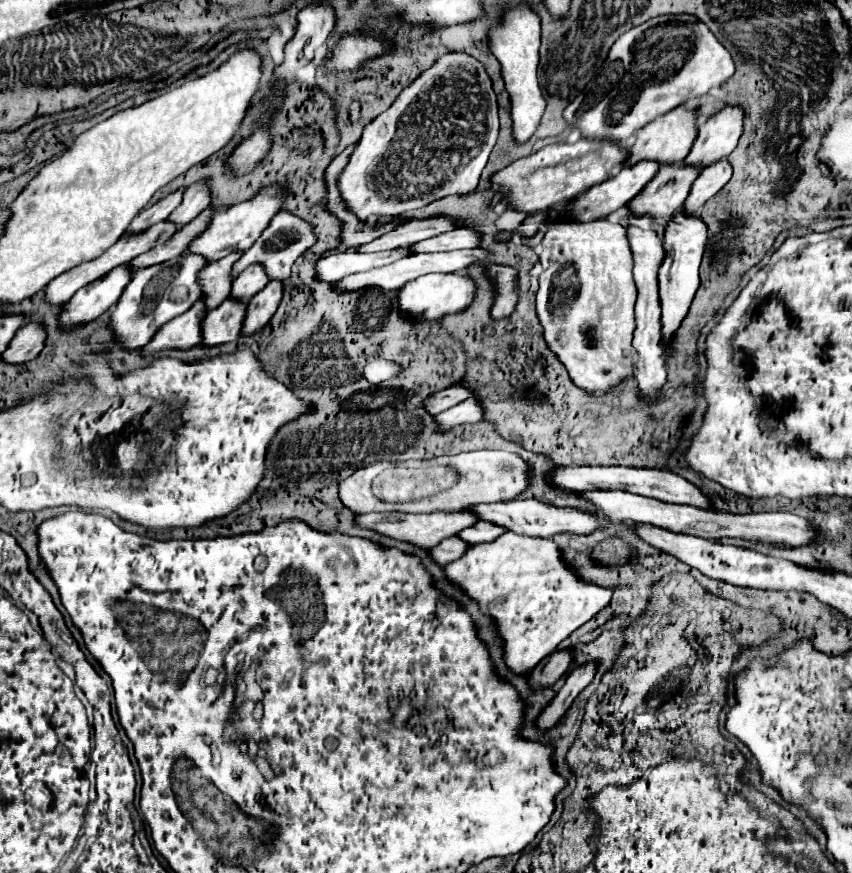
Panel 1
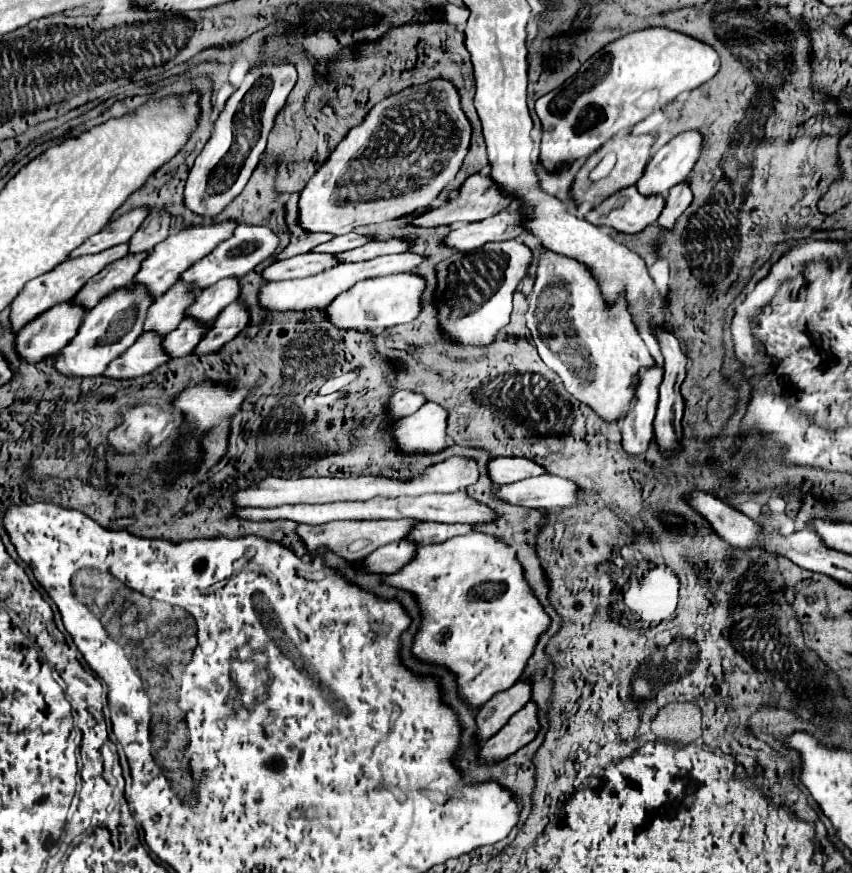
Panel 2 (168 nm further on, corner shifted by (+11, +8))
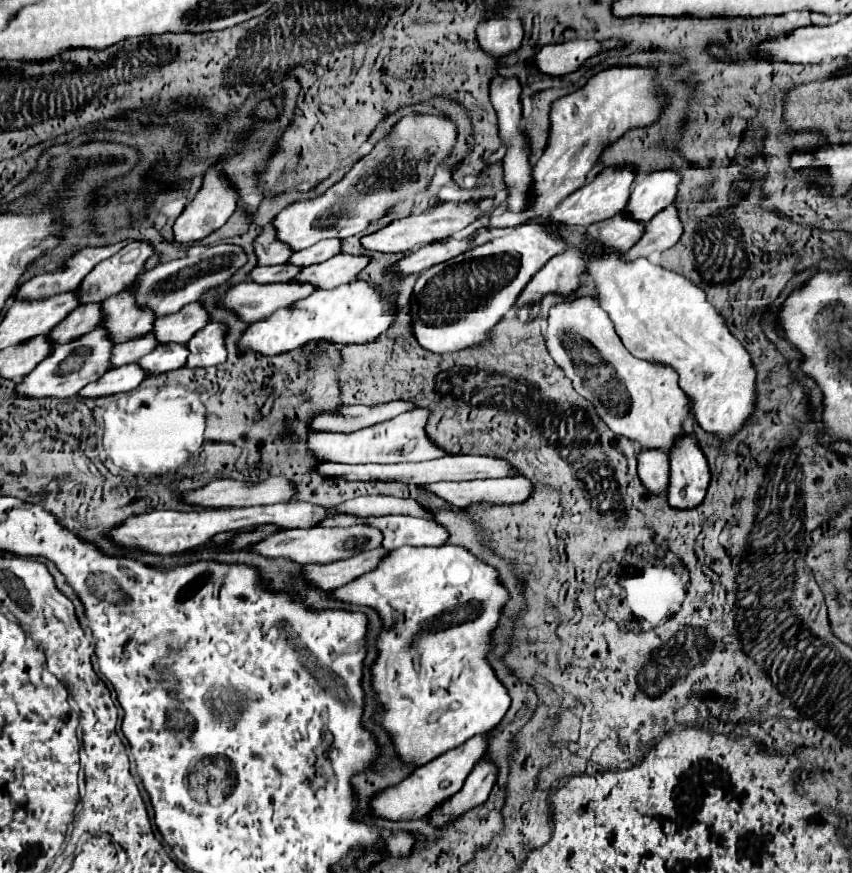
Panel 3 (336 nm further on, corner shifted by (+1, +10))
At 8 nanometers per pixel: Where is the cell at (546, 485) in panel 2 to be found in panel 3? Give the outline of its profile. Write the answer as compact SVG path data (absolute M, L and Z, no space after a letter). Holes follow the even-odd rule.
M523 476L493 478L493 480L469 480L469 482L435 482L427 484L427 490L437 494L455 506L473 504L523 504L533 496L533 482Z

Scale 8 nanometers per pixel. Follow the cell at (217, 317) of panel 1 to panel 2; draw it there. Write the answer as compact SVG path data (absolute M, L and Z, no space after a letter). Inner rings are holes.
M183 318L183 322L165 336L165 352L169 352L169 358L181 358L193 352L193 348L203 338L207 326L201 326L193 318Z

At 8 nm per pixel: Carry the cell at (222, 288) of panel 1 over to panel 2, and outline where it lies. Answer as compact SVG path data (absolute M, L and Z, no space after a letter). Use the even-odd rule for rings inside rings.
M183 282L173 284L165 296L157 298L153 306L149 306L143 332L161 332L161 336L167 336L183 320L183 312L195 296L197 292L193 294L193 290L189 290Z

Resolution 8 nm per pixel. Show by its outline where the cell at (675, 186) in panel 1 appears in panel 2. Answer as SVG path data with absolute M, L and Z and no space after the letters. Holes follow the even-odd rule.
M631 186L591 208L585 214L585 220L595 226L609 226L623 234L637 234L659 218L663 202L665 200L661 196L647 198L639 194L635 186Z

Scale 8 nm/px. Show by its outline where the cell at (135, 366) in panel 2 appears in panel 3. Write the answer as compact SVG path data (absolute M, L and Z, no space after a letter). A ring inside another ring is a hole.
M137 362L125 364L125 366L109 370L97 382L87 384L79 394L85 398L99 398L99 396L109 396L109 394L129 392L129 390L137 388L147 376L149 376L149 372L145 368L141 368Z

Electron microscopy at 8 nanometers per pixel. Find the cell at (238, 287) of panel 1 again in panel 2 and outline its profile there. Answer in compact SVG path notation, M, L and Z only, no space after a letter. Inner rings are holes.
M237 278L219 280L217 284L213 284L211 288L201 292L193 300L193 304L185 310L185 318L193 318L201 324L209 324L217 318L221 308L235 302L237 296L239 296L239 280Z

